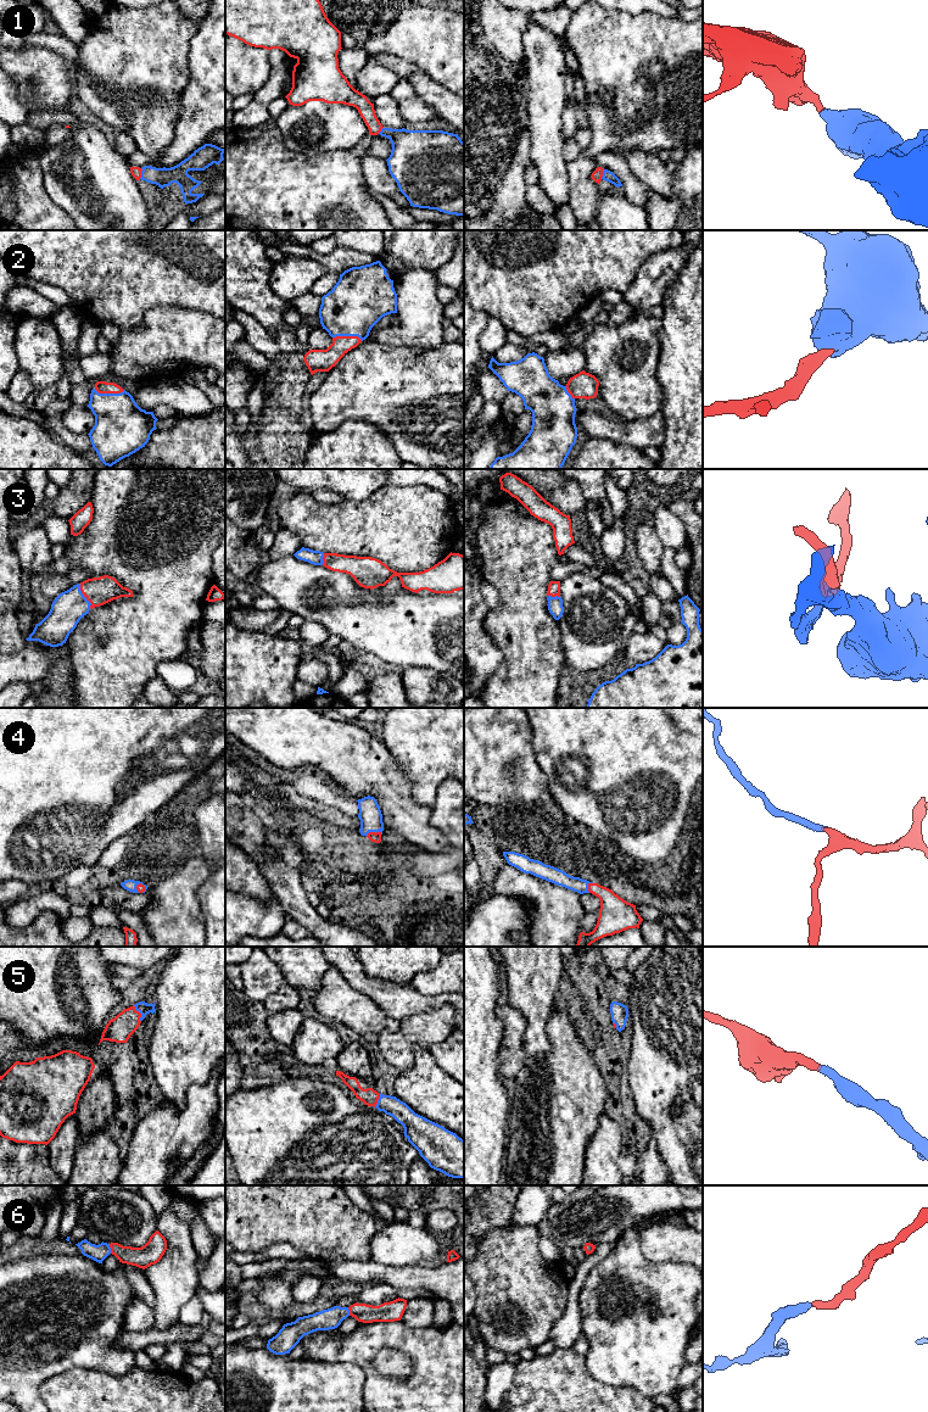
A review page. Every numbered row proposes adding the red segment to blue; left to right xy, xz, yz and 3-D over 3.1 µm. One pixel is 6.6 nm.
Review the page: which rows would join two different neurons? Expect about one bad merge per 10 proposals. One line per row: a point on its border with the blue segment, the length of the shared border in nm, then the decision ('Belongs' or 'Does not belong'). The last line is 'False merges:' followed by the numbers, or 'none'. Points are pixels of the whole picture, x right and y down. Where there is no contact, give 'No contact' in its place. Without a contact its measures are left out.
1: Touches blue at xy (141, 173). Shared border 70 nm. Belongs
2: Touches blue at xy (108, 394). Shared border 190 nm. Belongs
3: Touches blue at xy (83, 596). Shared border 180 nm. Belongs
4: Touches blue at xz (373, 831). Shared border 110 nm. Belongs
5: Touches blue at xy (140, 1013). Shared border 120 nm. Belongs
6: Touches blue at xy (110, 1249). Shared border 70 nm. Belongs
False merges: none

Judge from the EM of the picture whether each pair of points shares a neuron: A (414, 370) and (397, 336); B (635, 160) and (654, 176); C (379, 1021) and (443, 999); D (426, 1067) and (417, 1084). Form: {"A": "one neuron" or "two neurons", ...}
{"A": "two neurons", "B": "one neuron", "C": "two neurons", "D": "one neuron"}

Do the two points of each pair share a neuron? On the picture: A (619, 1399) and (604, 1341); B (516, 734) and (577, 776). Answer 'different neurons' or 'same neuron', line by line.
A: different neurons
B: different neurons

